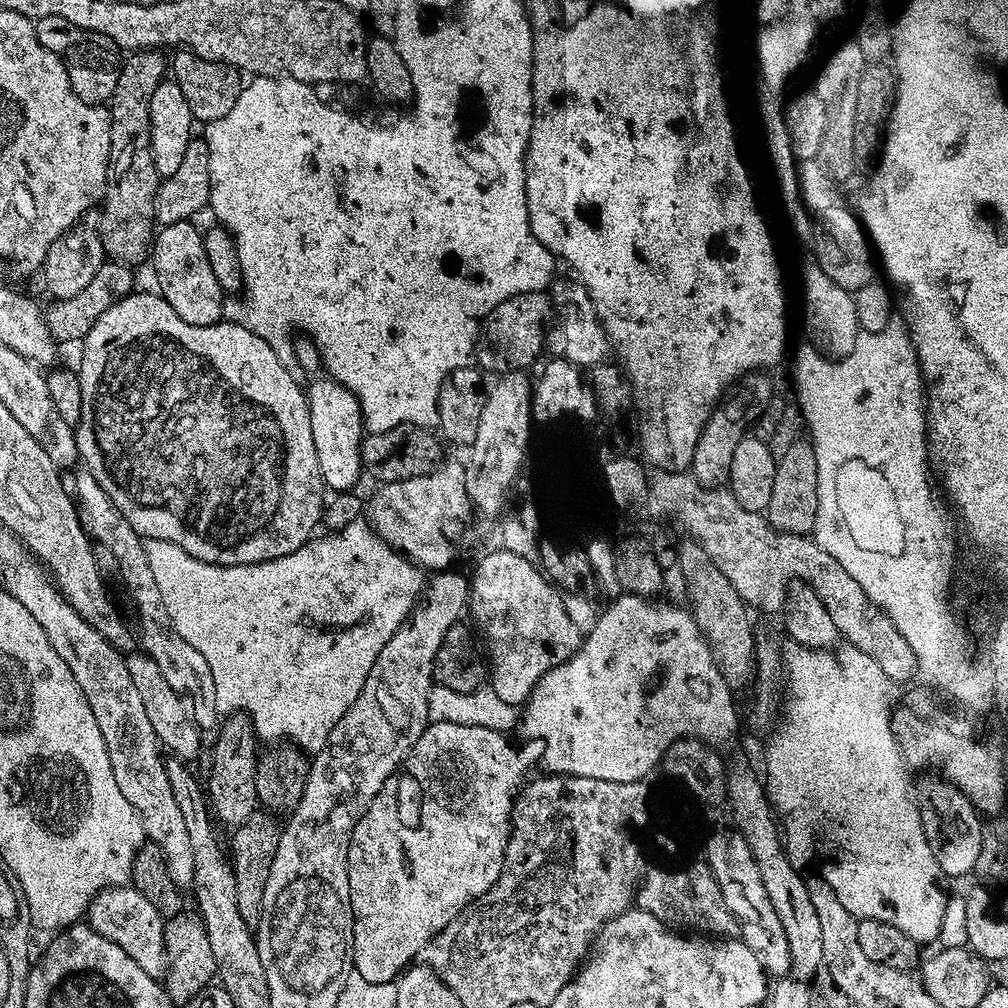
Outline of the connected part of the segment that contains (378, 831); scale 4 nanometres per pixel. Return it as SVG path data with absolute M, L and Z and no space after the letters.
M458 722L429 723L411 754L382 786L358 822L348 851L348 881L354 970L366 982L393 983L433 936L450 926L462 909L486 895L498 882L512 829L512 806L528 768L527 754L508 739L505 733L458 726Z

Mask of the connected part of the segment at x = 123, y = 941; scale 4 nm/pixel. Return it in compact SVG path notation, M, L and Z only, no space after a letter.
M121 886L107 888L98 893L90 902L86 913L87 924L102 938L110 938L110 942L118 942L146 974L160 978L168 971L168 951L164 945L165 916L154 910L153 904L137 888Z

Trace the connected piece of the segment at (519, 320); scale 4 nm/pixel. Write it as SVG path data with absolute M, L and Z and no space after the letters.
M538 292L518 294L494 306L494 310L490 310L490 314L484 317L474 343L474 360L485 373L488 371L503 374L528 370L539 358L540 352L542 356L545 351L546 317L550 312L549 303L545 303L544 298Z

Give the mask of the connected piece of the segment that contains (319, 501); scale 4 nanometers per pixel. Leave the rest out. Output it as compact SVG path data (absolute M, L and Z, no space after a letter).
M132 291L117 304L112 304L82 341L78 375L82 382L82 410L80 421L74 425L78 454L83 464L94 474L98 486L134 526L144 540L174 542L194 558L222 566L257 564L282 558L313 539L326 503L324 479L318 470L318 450L314 450L314 434L310 430L308 398L302 384L292 377L292 372L280 361L281 353L272 345L246 330L240 324L219 322L208 326L192 326L182 322L164 297L152 292Z

